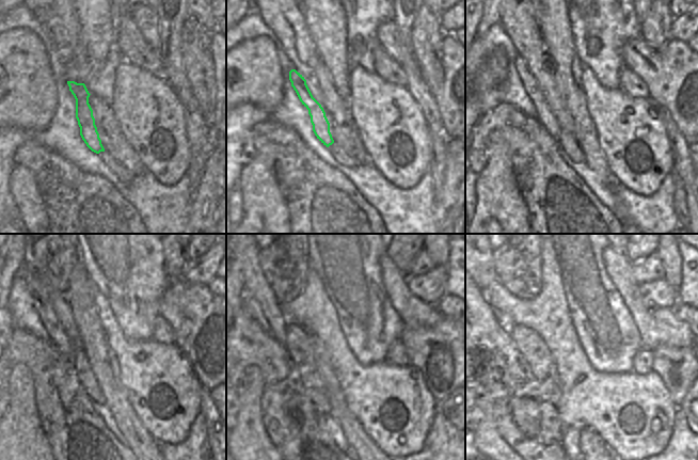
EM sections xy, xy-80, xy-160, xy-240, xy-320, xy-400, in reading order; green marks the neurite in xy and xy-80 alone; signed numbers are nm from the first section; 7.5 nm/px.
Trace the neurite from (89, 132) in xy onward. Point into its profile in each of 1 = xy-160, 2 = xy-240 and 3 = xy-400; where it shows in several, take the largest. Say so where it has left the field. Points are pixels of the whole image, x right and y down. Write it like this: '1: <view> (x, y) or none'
1: xy-160 (544, 114)
2: xy-240 (60, 339)
3: xy-400 (487, 275)

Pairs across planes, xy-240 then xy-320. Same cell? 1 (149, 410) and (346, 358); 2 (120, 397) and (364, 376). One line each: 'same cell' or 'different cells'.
1: same cell
2: different cells

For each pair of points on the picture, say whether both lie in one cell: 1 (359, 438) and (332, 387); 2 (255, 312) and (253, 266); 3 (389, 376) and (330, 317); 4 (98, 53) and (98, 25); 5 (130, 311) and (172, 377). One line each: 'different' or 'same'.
1: same
2: different
3: same
4: same
5: different

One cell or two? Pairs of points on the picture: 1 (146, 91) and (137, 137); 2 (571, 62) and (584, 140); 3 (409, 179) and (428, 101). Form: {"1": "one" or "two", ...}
{"1": "one", "2": "one", "3": "two"}

